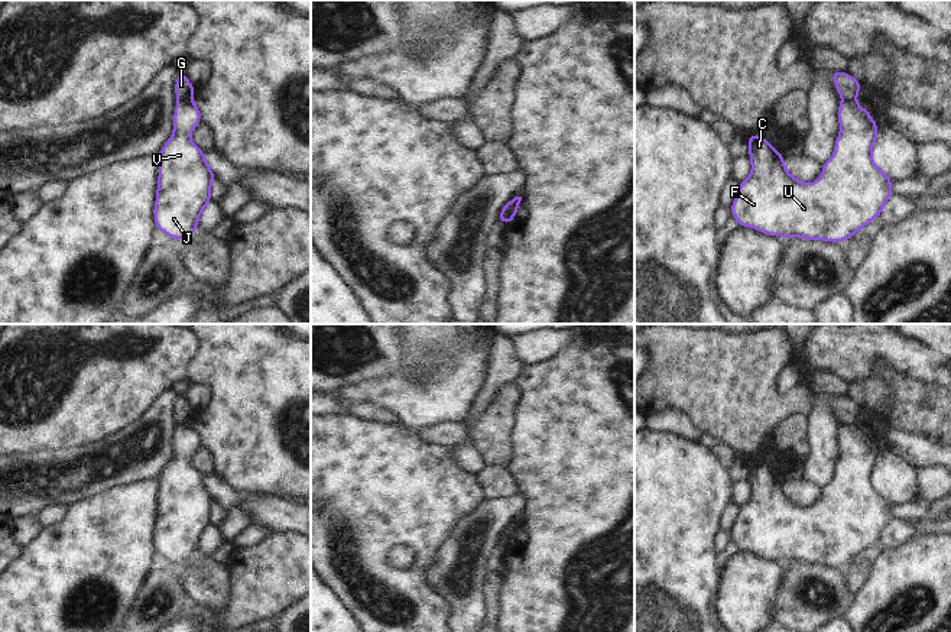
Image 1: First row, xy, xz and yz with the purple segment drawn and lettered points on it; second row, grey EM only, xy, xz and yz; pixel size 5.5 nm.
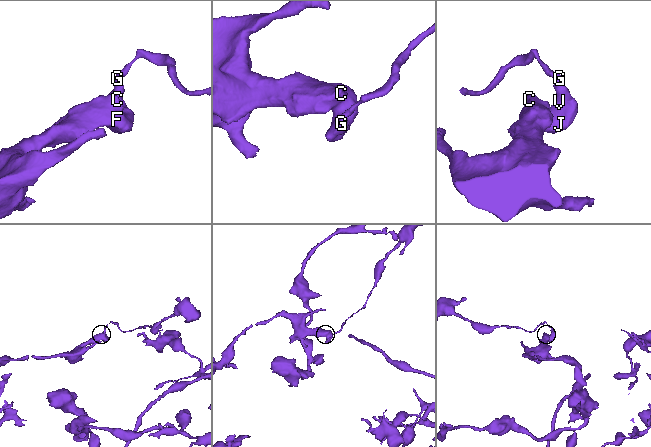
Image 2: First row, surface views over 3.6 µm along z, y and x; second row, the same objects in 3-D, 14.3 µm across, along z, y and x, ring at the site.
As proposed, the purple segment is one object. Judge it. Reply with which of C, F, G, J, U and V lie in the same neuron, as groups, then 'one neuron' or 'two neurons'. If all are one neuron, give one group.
C F J U V / G; two neurons

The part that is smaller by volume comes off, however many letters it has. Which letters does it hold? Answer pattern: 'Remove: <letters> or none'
Remove: G

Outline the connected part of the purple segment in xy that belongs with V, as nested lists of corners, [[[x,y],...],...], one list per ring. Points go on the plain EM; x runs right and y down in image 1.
[[[192,422],[178,425],[173,456],[158,479],[155,548],[175,564],[185,564],[197,555],[199,539],[211,525],[215,499],[204,474],[191,464],[199,447],[201,435]]]

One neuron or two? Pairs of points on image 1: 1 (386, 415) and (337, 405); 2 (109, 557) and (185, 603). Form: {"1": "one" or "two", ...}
{"1": "one", "2": "two"}

